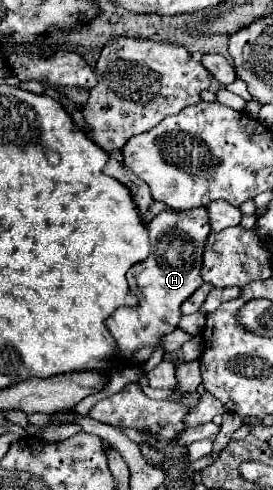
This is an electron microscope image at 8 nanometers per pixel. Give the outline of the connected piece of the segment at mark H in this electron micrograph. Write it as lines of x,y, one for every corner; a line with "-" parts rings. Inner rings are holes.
191,208
183,212
165,210
149,222
149,244
151,254
145,262
133,266
127,274
129,288
141,290
141,302
137,308
119,308
107,326
115,334
119,352
127,360
145,362
159,340
177,328
181,318
181,304
203,284
203,248
211,232
207,208

